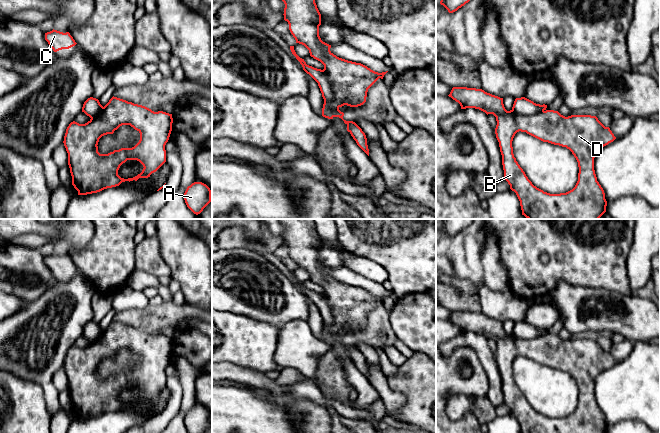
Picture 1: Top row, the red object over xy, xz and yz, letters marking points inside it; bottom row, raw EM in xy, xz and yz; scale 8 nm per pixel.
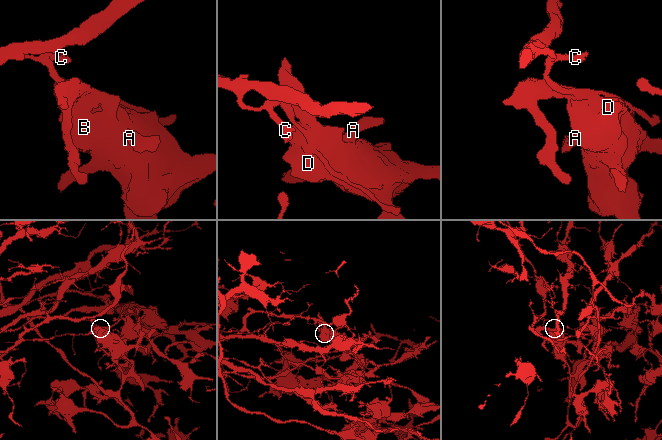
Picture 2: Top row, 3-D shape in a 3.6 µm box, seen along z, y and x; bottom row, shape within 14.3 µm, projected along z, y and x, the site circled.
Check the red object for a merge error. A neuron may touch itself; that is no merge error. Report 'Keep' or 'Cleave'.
Cleave

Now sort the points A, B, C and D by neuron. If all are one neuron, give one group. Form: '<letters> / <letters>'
A B D / C

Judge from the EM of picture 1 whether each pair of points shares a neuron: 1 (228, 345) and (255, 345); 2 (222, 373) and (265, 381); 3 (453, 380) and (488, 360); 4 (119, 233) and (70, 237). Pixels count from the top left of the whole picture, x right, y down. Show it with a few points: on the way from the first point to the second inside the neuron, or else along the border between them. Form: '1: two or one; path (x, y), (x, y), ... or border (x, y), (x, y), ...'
1: one; path (235, 345), (248, 345)
2: one; path (233, 373), (254, 378)
3: two; border (465, 347), (475, 353), (488, 387)
4: two; border (95, 229), (85, 245), (72, 248)

